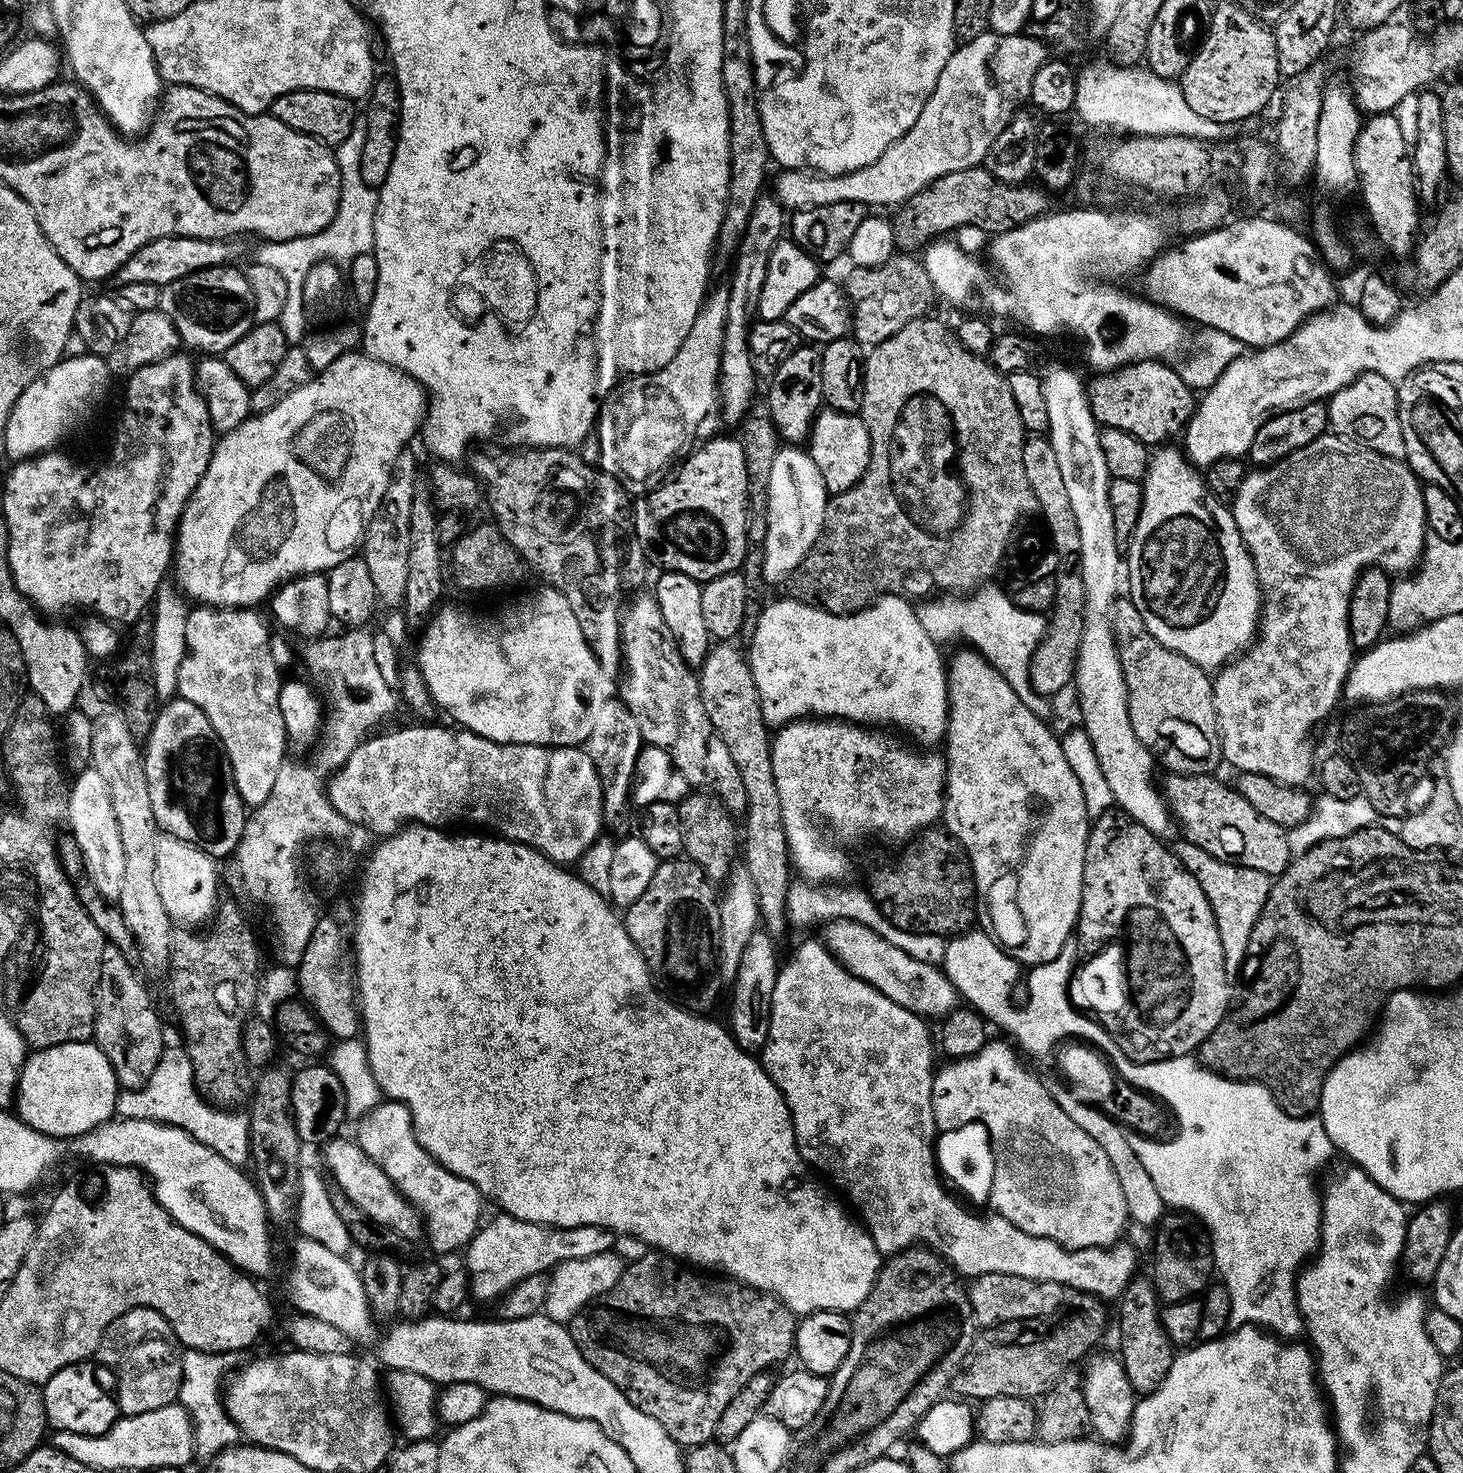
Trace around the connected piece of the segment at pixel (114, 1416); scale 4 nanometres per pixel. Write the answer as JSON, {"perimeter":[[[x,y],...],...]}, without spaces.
{"perimeter":[[[81,1362],[63,1367],[42,1386],[48,1423],[55,1431],[97,1436],[112,1428],[119,1419],[120,1411],[115,1397],[109,1391],[107,1393],[88,1373],[88,1366],[87,1363]]]}

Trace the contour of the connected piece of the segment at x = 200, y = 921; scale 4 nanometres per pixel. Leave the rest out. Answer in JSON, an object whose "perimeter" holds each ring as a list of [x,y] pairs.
{"perimeter":[[[163,834],[157,835],[154,870],[158,882],[158,894],[166,906],[166,914],[180,926],[204,926],[215,917],[220,897],[220,872],[216,869],[217,861],[208,856],[200,848],[195,848],[182,838],[174,838]]]}

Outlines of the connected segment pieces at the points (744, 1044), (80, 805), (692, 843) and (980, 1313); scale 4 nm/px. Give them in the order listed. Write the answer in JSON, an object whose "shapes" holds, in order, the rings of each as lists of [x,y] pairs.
{"shapes":[[[[757,930],[750,934],[747,945],[742,949],[742,962],[738,962],[736,979],[731,981],[732,997],[728,1000],[728,1020],[726,1027],[731,1032],[732,1037],[738,1042],[742,1050],[756,1054],[763,1048],[768,1031],[770,1030],[770,998],[774,994],[774,982],[778,971],[778,959],[776,960],[776,944],[771,932],[767,930]]],[[[88,766],[80,777],[70,784],[66,801],[66,817],[72,827],[72,836],[80,847],[80,856],[84,859],[84,868],[88,871],[88,880],[112,902],[119,901],[122,894],[122,881],[126,870],[126,854],[122,850],[122,834],[114,806],[110,798],[110,786],[102,774]]],[[[703,790],[689,791],[688,795],[676,804],[676,809],[684,827],[683,855],[702,866],[709,880],[727,881],[729,872],[738,860],[738,824],[732,821],[735,820],[733,813],[728,811],[728,807],[719,798]]],[[[997,1272],[975,1277],[967,1285],[967,1289],[972,1317],[981,1329],[993,1328],[1011,1320],[1035,1320],[1059,1313],[1065,1303],[1064,1295],[1066,1295],[1064,1286],[1049,1280],[1031,1280]]]]}

